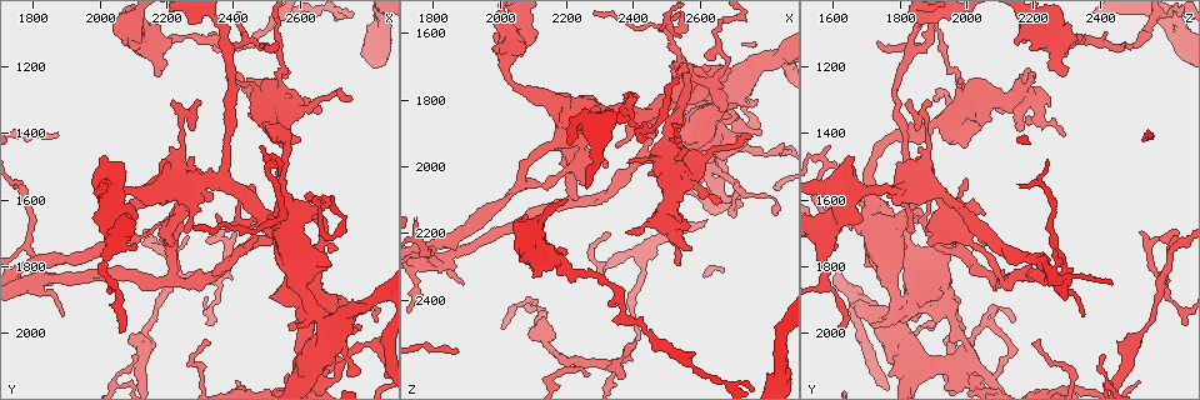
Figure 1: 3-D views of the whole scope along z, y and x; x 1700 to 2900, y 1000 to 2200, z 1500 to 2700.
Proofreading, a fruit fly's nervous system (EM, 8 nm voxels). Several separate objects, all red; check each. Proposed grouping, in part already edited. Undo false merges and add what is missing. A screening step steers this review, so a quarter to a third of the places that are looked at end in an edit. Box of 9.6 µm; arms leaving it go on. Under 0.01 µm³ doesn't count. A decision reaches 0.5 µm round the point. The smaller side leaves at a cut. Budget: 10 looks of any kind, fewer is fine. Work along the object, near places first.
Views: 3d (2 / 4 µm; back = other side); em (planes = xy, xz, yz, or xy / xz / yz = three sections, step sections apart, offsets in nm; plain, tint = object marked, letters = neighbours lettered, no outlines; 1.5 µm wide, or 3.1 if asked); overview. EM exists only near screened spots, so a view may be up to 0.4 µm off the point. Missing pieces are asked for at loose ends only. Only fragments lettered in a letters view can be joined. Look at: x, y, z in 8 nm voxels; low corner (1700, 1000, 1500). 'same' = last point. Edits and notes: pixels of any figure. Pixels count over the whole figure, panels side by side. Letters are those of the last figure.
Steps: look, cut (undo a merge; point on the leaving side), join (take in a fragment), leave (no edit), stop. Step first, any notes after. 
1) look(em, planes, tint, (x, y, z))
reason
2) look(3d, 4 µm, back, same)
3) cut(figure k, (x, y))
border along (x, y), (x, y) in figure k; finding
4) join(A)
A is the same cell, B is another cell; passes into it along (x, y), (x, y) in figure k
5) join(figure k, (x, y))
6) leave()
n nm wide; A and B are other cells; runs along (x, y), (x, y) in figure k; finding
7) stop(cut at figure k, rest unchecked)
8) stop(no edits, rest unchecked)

look(em, planes, letters, (2640, 1610, 1610))
abrupt turn

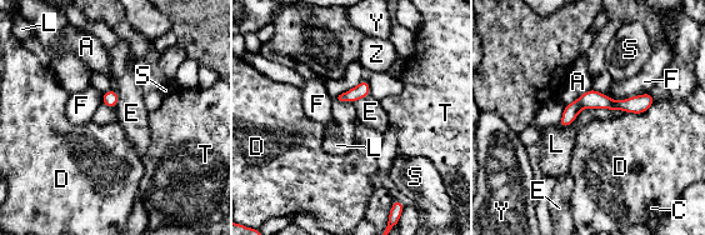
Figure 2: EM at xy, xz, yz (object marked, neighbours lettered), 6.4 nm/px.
leave()
90 nm wide; A, C, D, E, F, L, S, T, Y and Z are other cells; continuous, no second neuron

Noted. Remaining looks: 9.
look(3d, 2 µm, (2520, 1380, 1890))
thin arm on a thick one

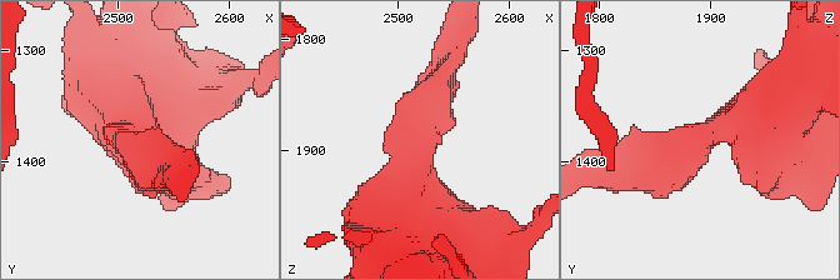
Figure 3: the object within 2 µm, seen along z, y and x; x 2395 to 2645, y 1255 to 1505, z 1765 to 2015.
look(em, planes, tint, (2520, 1388, 1884))
4 arms; now the EM

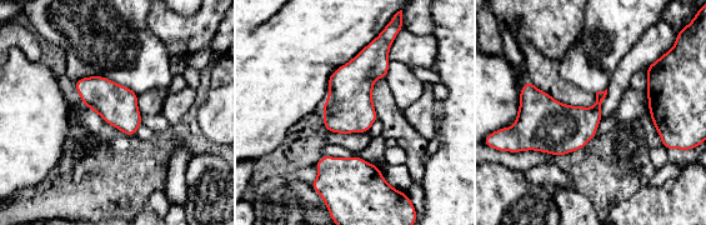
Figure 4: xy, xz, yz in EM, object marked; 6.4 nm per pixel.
look(em, planes, letters, same)

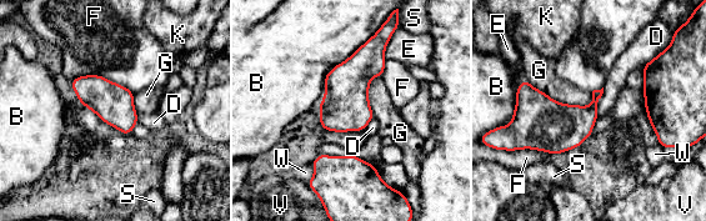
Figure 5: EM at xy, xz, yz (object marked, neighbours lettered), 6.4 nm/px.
leave()
B, D, E, F, G, K, S, V and W are other cells; border along (71, 79), (103, 75), (121, 85) in figure 5; all the same neuron

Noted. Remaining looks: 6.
look(em, planes, letters, (2380, 1690, 2640))
branch stops here

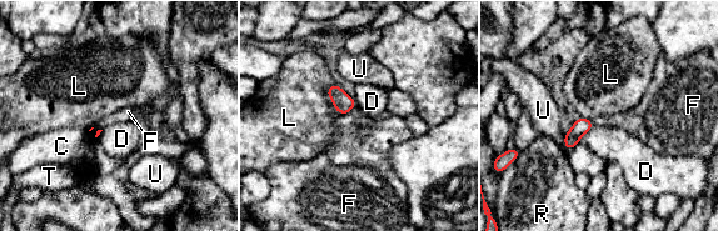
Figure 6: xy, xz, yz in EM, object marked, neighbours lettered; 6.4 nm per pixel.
leave()
L touches over 220 nm; C, D, F, L, R, T and U are other cells; border along (354, 108), (342, 115) in figure 6; no lettered fragment goes on from it

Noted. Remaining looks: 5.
look(3d, 2 µm, (2140, 1980, 2530))
thick turns thin

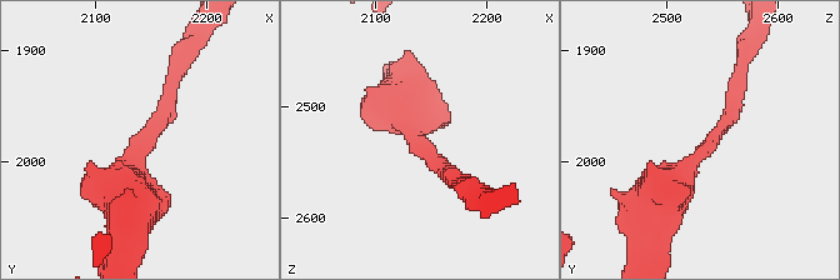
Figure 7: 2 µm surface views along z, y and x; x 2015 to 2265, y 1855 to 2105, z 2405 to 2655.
look(em, planes, letters, (2140, 1988, 2534))

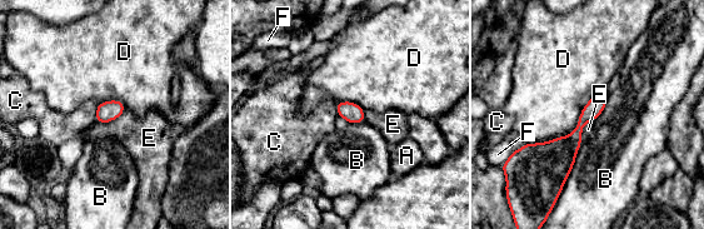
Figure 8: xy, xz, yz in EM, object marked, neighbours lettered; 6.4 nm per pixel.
leave()
D touches over 650 nm; A, B, C, D, E and F are other cells; runs along (603, 93), (559, 150), (527, 150) in figure 8; continuous, no second neuron

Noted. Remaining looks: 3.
stop(no edits, rest unchecked)

